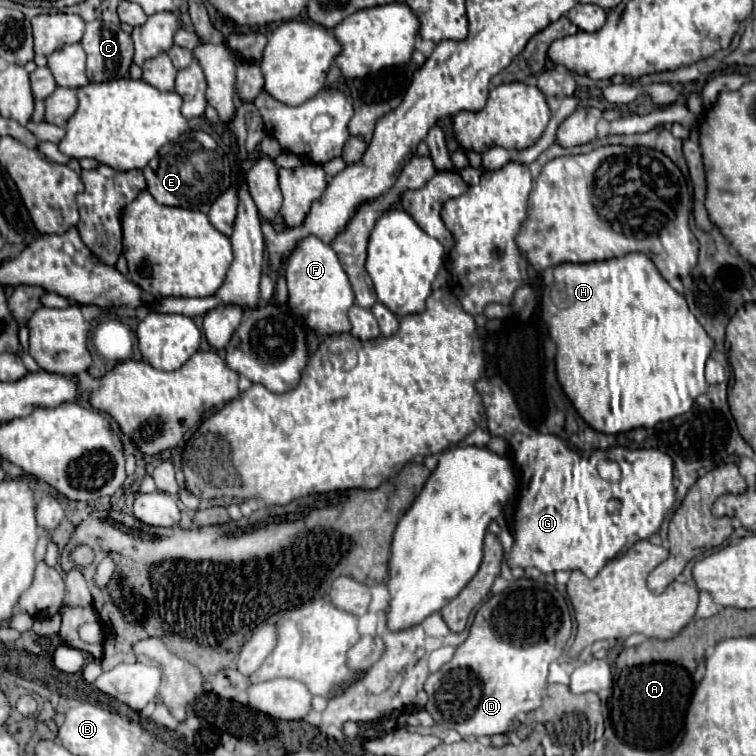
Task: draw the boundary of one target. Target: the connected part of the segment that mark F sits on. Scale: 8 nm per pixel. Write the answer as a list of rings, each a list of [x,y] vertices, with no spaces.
[[[315,235],[303,237],[285,261],[285,277],[289,287],[291,309],[299,313],[315,333],[333,335],[351,329],[347,311],[355,303],[355,295],[349,277],[329,243],[323,243]]]

